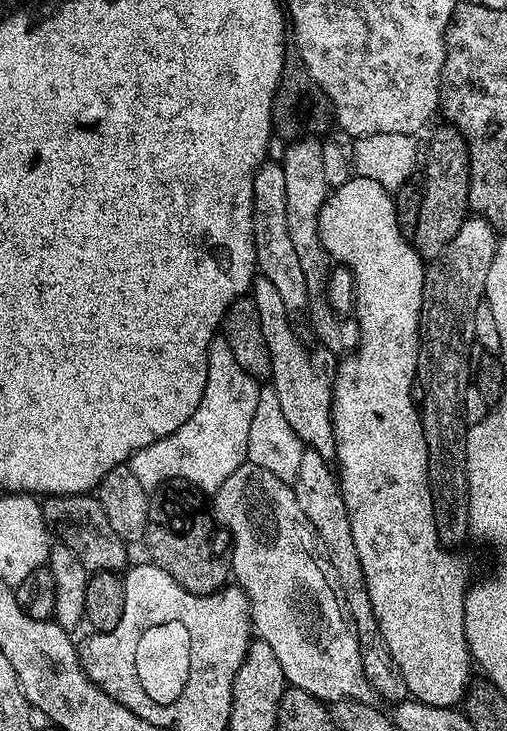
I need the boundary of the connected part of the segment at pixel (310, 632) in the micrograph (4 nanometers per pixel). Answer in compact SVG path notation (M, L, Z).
M245 462L234 470L234 474L230 474L230 478L226 478L226 482L222 482L220 489L214 493L214 500L214 512L219 523L221 520L232 535L231 575L246 594L255 635L274 650L285 681L291 687L306 690L306 694L325 702L347 698L371 701L374 693L362 670L358 634L346 610L344 595L338 586L338 574L334 574L334 566L330 566L314 526L306 514L302 514L293 485L274 478L274 474L270 474L270 470L262 470L262 466Z

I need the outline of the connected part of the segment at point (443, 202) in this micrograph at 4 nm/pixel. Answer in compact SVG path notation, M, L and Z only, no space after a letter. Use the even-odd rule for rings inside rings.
M443 125L432 136L428 144L428 161L423 161L424 180L422 179L422 210L418 214L418 230L410 237L410 243L416 249L421 260L431 262L450 246L454 234L462 230L464 221L469 219L470 209L468 195L470 194L470 158L468 144L462 134L452 125Z

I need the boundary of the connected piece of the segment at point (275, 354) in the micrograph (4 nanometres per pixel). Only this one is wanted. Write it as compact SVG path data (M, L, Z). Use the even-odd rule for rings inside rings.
M257 275L250 289L252 301L258 306L258 314L262 314L262 334L266 338L266 346L270 346L270 362L272 374L270 386L278 394L278 402L282 405L282 414L286 414L286 422L294 426L298 438L305 445L322 454L322 458L331 461L336 455L336 438L332 434L332 381L338 367L338 356L323 347L307 348L304 340L292 329L288 321L290 310L278 294L274 282L265 276Z

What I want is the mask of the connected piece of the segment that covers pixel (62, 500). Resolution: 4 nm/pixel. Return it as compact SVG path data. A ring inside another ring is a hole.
M92 494L79 496L49 496L43 501L44 521L54 533L55 539L76 552L89 573L123 573L129 567L129 545L110 526L106 510L102 510L99 499Z

